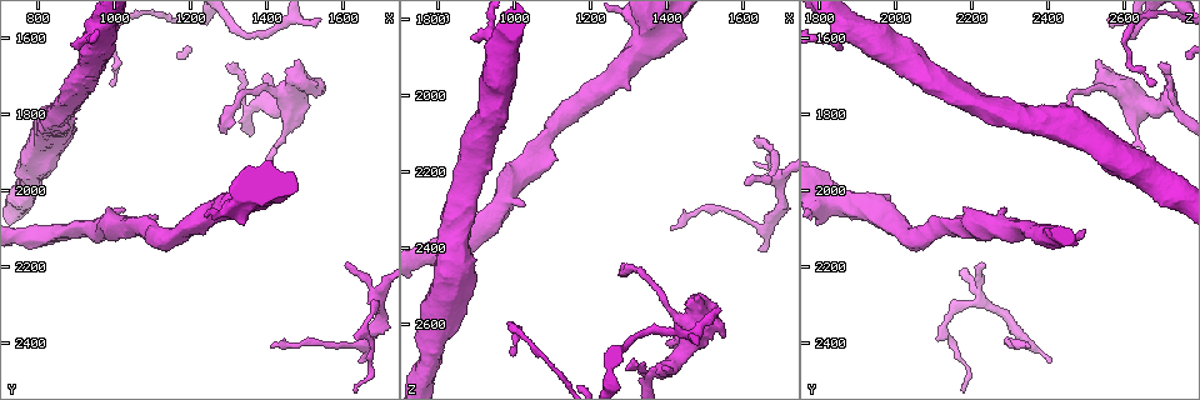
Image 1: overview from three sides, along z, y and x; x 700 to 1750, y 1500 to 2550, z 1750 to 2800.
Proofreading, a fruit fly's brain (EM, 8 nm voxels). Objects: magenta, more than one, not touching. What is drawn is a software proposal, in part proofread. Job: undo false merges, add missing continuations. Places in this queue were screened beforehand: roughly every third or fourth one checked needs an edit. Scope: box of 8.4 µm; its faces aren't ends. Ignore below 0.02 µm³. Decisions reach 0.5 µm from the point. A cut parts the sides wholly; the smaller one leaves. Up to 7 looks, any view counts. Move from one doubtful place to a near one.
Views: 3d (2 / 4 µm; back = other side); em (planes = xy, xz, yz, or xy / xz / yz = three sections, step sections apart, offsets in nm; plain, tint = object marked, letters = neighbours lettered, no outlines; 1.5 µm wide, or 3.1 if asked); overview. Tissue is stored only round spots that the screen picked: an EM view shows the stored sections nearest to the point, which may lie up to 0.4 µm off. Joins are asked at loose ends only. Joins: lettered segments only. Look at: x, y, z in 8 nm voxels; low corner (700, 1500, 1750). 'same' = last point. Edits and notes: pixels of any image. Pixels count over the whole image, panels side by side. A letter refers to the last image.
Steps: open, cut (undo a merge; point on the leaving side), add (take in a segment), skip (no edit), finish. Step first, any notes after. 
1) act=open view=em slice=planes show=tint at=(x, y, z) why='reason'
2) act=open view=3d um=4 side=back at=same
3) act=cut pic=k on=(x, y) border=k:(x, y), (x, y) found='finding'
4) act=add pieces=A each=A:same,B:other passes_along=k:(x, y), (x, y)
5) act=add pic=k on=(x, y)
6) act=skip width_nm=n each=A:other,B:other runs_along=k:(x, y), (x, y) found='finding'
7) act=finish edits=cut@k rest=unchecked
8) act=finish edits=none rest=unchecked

act=open view=3d um=4 side=back at=(940, 1605, 1845) why='branch point'

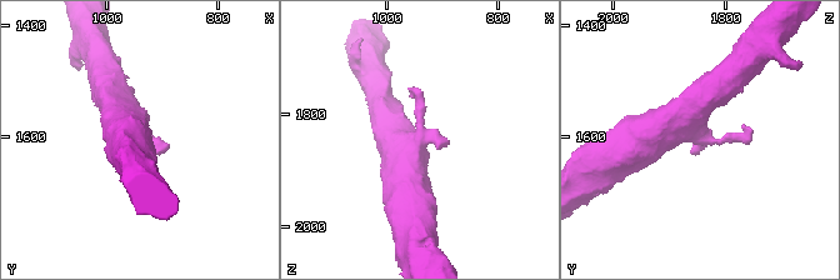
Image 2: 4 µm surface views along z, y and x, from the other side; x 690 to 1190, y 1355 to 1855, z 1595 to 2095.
act=open view=em slice=planes show=letters at=(935, 1595, 1840)

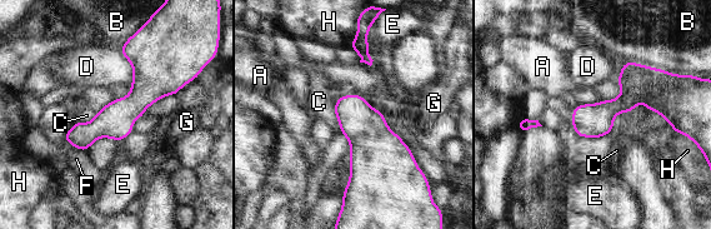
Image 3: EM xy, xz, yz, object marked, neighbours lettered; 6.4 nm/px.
act=skip each=A:other,B:other,C:other,D:other,E:other,F:other,G:other,H:other border=3:(96, 113), (89, 122), (75, 122) found='one cell here'

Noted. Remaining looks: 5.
act=open view=em slice=yz step=4 show=letters at=(1400, 1725, 2545) why='calibre changes'

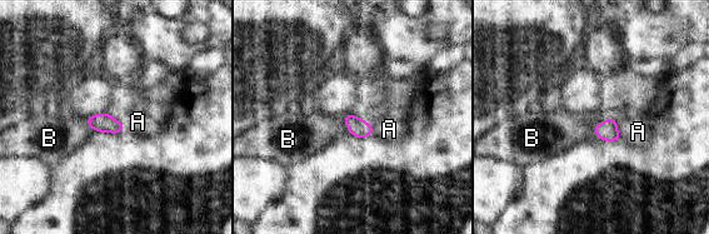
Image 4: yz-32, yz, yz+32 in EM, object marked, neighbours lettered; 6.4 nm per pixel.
act=open view=em slice=planes show=letters at=same why='cut it another way'

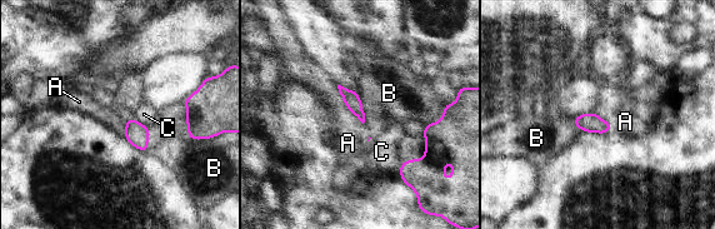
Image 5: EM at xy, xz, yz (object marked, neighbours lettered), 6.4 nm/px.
act=skip longest_contact=B:190nm each=A:other,B:other,C:other border=5:(444, 104), (444, 114), (425, 125) found='one cell here'

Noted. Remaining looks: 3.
act=open view=em slice=planes show=letters at=(1295, 1670, 2730) why='branch stops here'

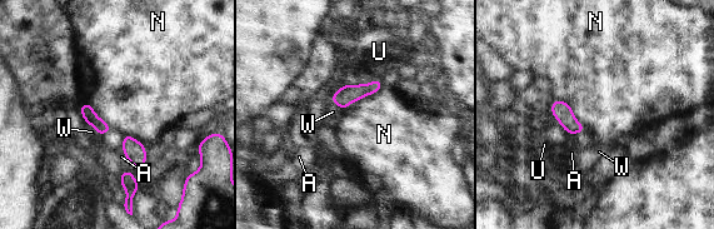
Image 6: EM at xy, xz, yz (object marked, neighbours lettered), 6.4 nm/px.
act=skip width_nm=90 each=A:other,N:other,U:other,W:other border=6:(384, 81), (375, 93), (341, 109) found='none of them fits'

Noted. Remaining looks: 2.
act=finish edits=none rest=unchecked

